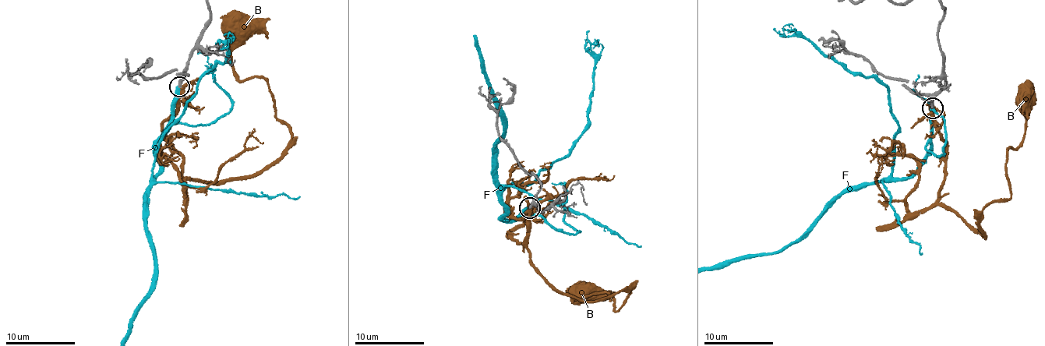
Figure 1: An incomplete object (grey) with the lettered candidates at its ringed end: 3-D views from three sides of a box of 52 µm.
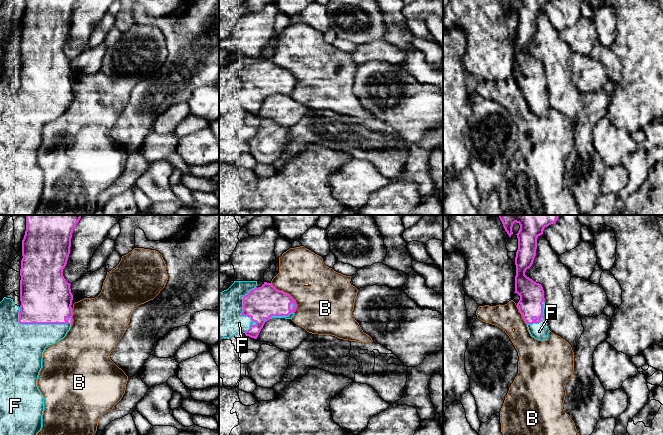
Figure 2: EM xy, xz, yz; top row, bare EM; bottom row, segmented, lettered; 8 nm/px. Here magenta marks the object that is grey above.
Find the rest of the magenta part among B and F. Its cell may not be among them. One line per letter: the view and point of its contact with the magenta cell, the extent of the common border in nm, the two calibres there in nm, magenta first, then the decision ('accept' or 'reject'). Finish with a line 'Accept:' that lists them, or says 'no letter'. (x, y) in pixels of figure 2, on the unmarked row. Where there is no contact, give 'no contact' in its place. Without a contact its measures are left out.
B: xz (288, 70) | 300 nm | 260/340 nm | reject
F: xy (41, 99) | 440 nm | 420/360 nm | accept
Accept: F

